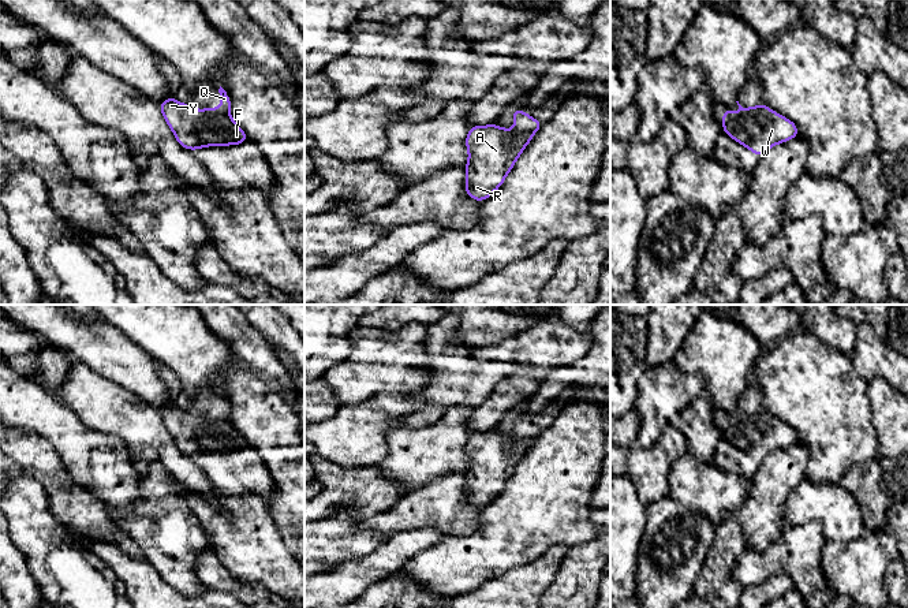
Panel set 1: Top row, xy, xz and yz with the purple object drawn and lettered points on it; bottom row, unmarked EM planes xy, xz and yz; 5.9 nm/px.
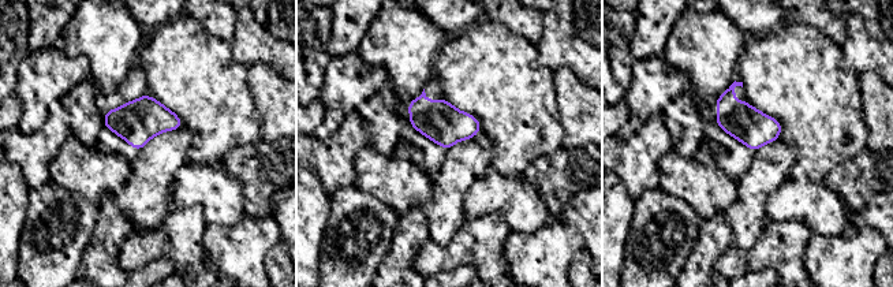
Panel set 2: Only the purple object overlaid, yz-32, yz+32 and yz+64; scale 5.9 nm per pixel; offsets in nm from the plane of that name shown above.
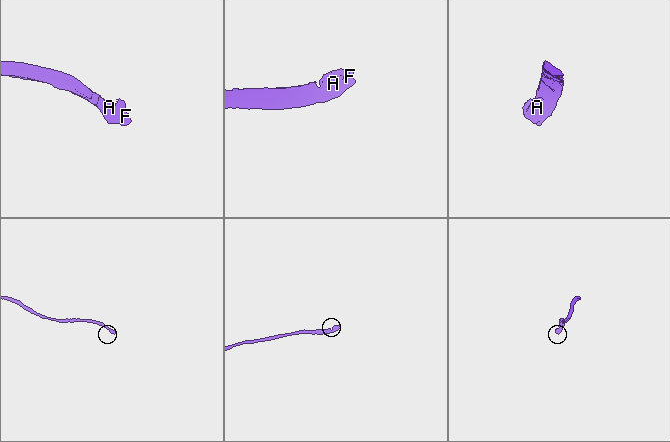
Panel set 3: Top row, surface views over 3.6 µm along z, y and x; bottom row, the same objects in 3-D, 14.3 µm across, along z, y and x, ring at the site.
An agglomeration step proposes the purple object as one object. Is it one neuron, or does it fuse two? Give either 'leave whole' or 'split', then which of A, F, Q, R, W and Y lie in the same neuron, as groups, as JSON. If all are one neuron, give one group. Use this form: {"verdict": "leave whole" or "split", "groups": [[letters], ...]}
{"verdict": "split", "groups": [["A", "F", "R", "W", "Y"], ["Q"]]}

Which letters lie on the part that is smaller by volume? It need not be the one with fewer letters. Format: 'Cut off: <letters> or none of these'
Cut off: Q

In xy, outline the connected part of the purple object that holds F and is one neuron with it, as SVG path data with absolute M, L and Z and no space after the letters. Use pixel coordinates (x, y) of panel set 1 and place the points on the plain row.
M175 403L165 404L160 410L160 417L178 450L193 458L206 452L240 451L249 447L229 419L194 415Z

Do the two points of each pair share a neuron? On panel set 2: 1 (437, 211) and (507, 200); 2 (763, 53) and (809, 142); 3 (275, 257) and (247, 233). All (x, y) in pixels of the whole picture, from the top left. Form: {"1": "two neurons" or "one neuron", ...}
{"1": "two neurons", "2": "one neuron", "3": "two neurons"}

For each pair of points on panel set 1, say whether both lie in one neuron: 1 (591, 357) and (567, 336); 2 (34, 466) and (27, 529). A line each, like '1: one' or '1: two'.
1: two
2: two

